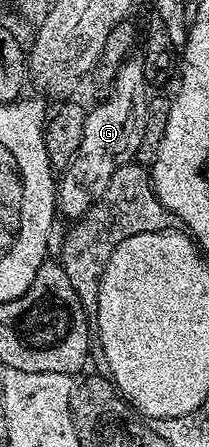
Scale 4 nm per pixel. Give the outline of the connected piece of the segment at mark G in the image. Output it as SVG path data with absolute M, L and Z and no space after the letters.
M128 59L117 70L110 94L97 102L94 109L87 110L86 125L82 129L82 145L78 145L75 157L63 168L58 179L56 205L59 214L65 215L68 221L81 219L86 209L94 206L102 193L106 193L110 177L114 177L122 165L135 160L136 150L140 148L145 136L140 127L149 126L146 90L148 84L145 81L143 62Z

